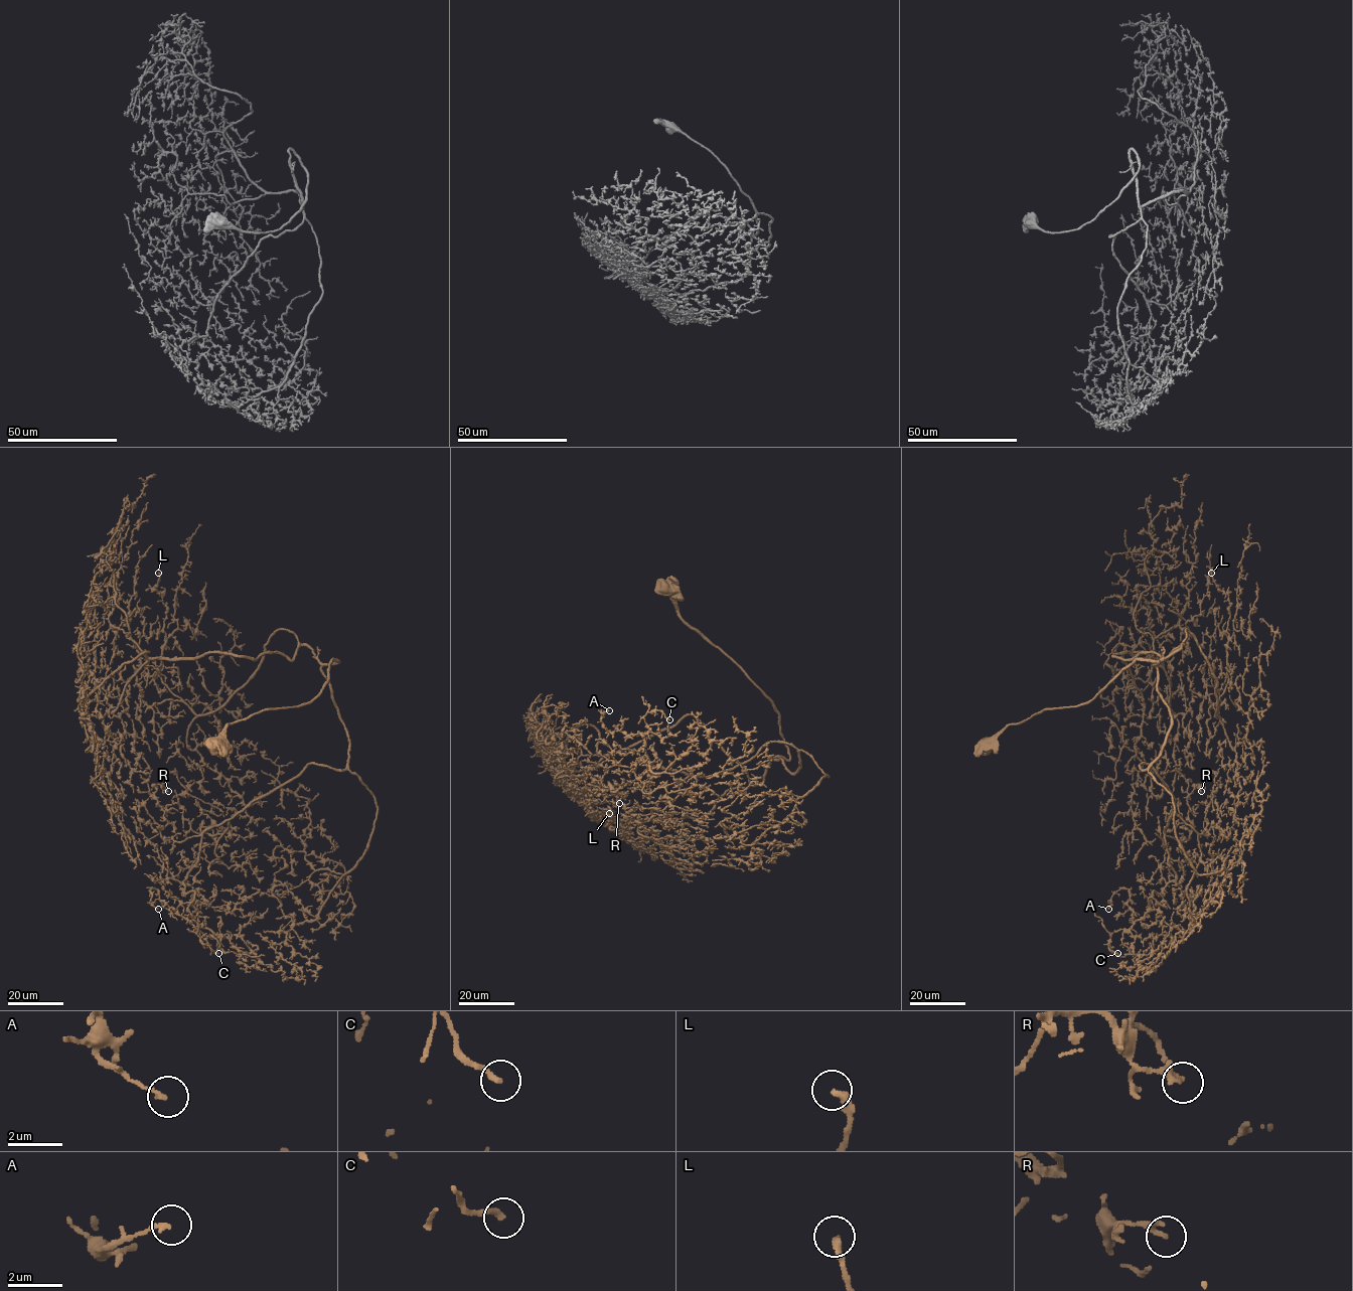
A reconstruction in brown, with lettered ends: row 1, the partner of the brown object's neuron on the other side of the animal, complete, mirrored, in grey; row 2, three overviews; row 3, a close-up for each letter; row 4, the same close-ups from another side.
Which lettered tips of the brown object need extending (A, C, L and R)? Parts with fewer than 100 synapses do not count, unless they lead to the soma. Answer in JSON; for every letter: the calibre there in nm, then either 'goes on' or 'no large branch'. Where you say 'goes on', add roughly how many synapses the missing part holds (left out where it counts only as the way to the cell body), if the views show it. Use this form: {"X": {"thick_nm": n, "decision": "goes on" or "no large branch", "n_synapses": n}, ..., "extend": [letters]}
{"A": {"thick_nm": 170, "decision": "no large branch"}, "C": {"thick_nm": 240, "decision": "no large branch"}, "L": {"thick_nm": 280, "decision": "no large branch"}, "R": {"thick_nm": 280, "decision": "no large branch"}, "extend": []}

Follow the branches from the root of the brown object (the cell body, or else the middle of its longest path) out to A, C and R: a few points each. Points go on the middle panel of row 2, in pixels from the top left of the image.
A: (665, 591), (799, 767), (770, 742), (637, 777), (644, 740), (609, 710)
C: (665, 591), (799, 767), (770, 742), (637, 777), (644, 716), (669, 719)
R: (665, 591), (799, 767), (770, 742), (712, 775), (647, 767), (619, 803)

